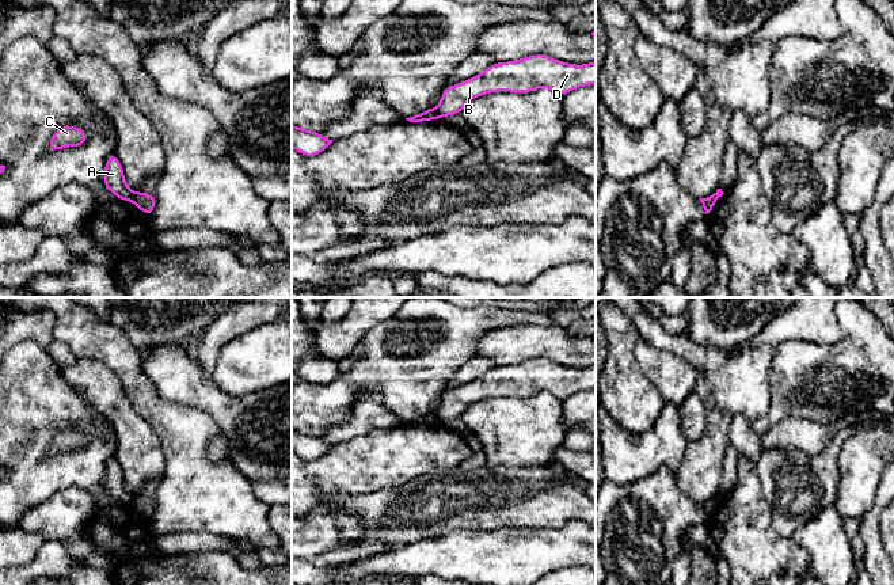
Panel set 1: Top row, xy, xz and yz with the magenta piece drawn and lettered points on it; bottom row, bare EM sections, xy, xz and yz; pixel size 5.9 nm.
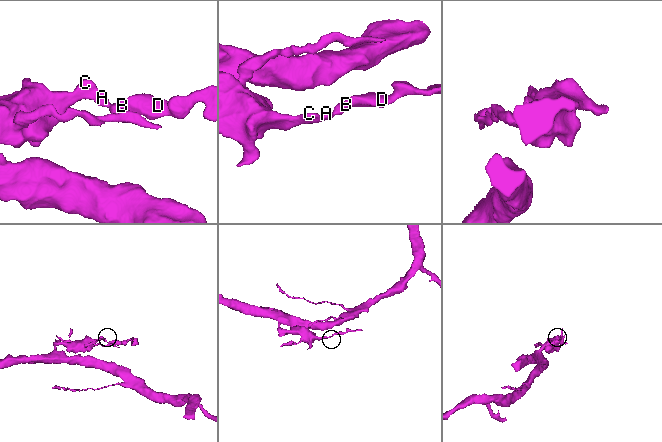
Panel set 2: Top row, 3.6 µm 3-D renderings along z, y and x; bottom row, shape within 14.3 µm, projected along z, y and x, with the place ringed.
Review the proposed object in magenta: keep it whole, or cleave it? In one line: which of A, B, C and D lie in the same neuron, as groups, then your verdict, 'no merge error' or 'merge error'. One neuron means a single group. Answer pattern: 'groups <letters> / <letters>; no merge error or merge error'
groups A C / B D; merge error

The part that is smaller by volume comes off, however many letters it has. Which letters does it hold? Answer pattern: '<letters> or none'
B, D

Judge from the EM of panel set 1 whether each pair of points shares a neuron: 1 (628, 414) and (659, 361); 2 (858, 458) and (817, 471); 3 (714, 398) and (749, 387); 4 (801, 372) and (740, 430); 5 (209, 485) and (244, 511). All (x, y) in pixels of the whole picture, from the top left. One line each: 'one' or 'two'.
1: two
2: two
3: one
4: two
5: one

